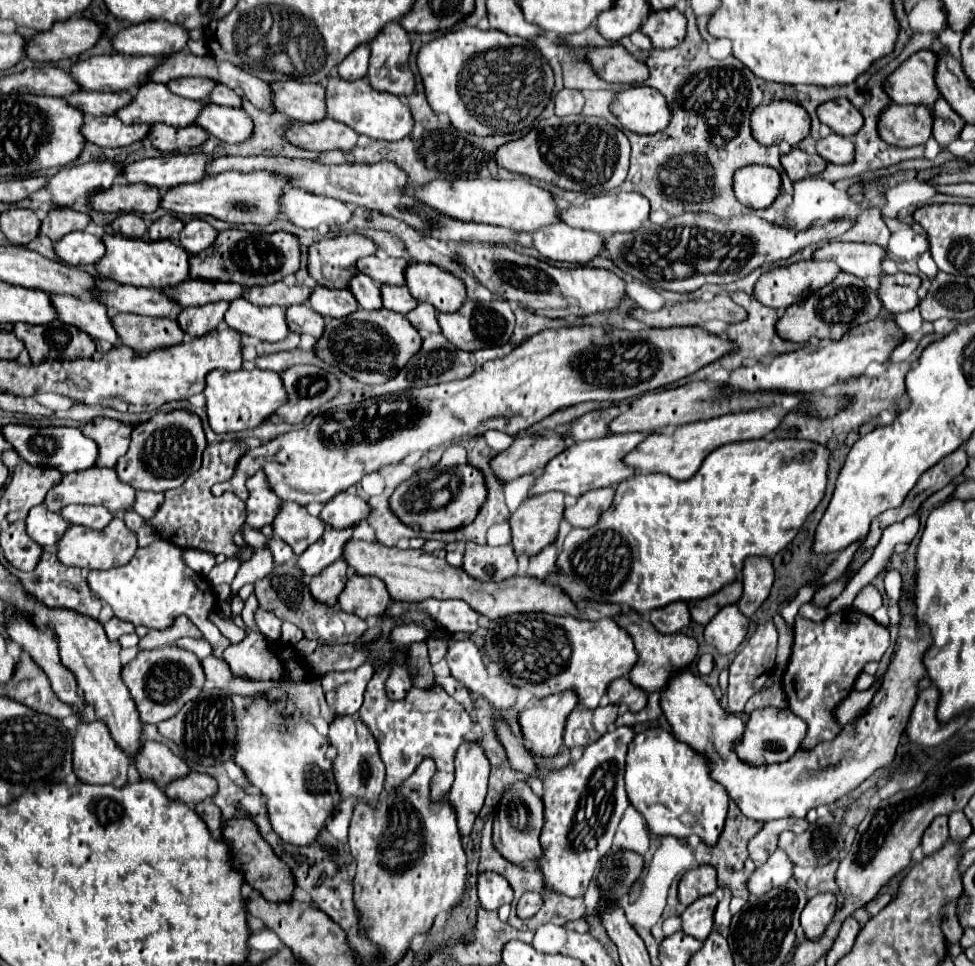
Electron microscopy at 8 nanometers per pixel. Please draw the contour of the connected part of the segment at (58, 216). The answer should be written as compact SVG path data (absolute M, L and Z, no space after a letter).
M60 207L60 209L50 209L48 217L42 221L40 233L50 237L52 241L58 241L66 233L72 231L84 231L86 225L90 223L90 217L86 213L74 211L70 207Z

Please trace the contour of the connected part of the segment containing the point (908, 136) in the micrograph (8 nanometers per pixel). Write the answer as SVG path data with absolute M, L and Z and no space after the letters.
M890 103L880 113L878 135L896 147L924 145L932 135L932 111L924 105Z

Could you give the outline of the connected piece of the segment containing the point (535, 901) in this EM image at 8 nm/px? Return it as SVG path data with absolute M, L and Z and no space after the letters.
M524 893L518 901L518 907L516 907L516 915L520 919L530 919L538 913L538 909L544 905L544 899L540 893Z

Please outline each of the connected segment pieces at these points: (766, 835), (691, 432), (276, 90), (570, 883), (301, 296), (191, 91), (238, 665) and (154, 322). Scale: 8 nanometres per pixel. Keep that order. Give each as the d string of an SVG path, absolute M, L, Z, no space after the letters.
M788 817L788 819L776 819L776 821L768 821L764 823L764 829L748 843L748 855L756 865L766 863L766 859L776 851L778 847L778 837L782 831L794 831L794 833L802 833L804 829L808 829L808 821L806 819L796 819L796 817Z
M770 405L770 407L752 409L752 411L740 411L734 415L720 415L708 421L686 423L682 427L676 427L672 433L652 433L624 461L630 467L634 467L636 473L666 473L672 479L690 479L700 469L706 455L712 453L716 447L722 447L724 443L734 443L734 441L762 439L780 425L786 413L788 411L784 411L780 405Z
M272 81L273 113L282 113L292 121L324 119L324 87L318 83Z
M616 727L588 745L582 757L562 769L550 771L542 779L544 827L540 833L542 857L536 861L546 891L568 897L584 897L598 859L612 847L618 823L630 801L624 789L626 745L634 739L632 727Z
M282 281L272 283L272 285L254 285L244 291L244 299L254 303L254 305L280 305L280 307L290 307L296 303L306 303L308 301L308 287L300 285L284 285Z
M180 77L180 79L172 79L166 83L166 87L174 95L184 97L184 99L194 99L194 101L208 99L212 85L216 85L216 81L206 79L206 77Z
M240 615L232 616L233 622L245 629L246 638L238 644L229 645L223 653L230 669L248 679L264 677L264 681L280 679L284 673L284 663L268 646L265 638L251 629L246 628Z
M118 313L110 321L120 341L140 353L184 341L184 331L170 317L144 317Z

